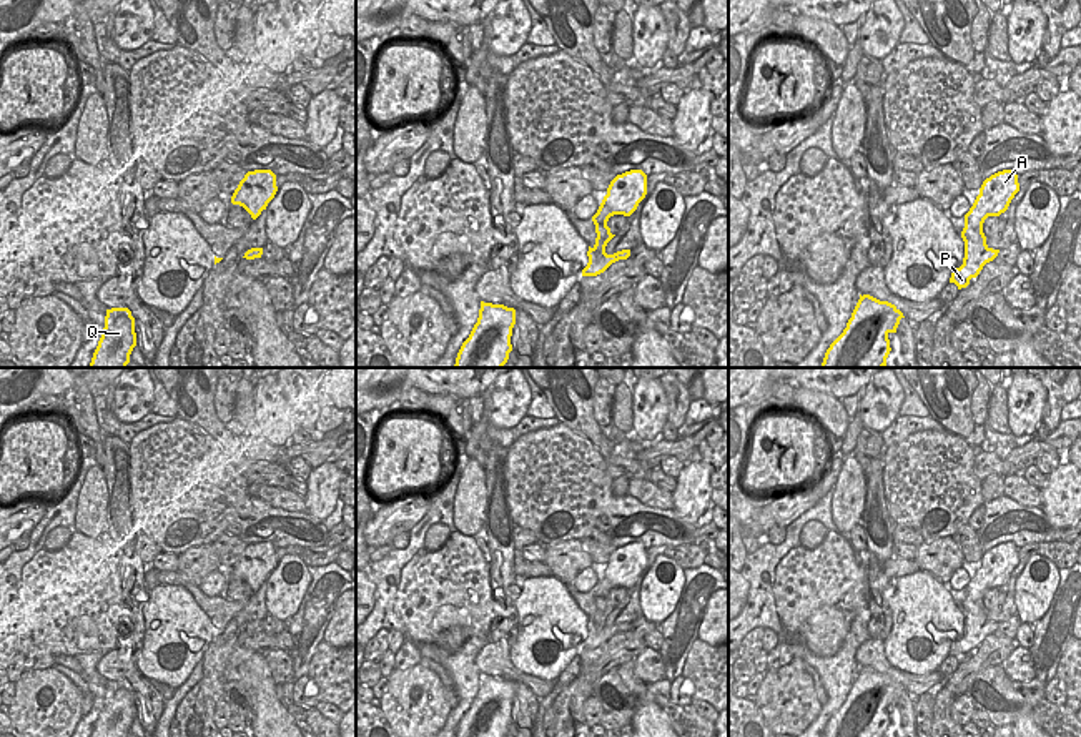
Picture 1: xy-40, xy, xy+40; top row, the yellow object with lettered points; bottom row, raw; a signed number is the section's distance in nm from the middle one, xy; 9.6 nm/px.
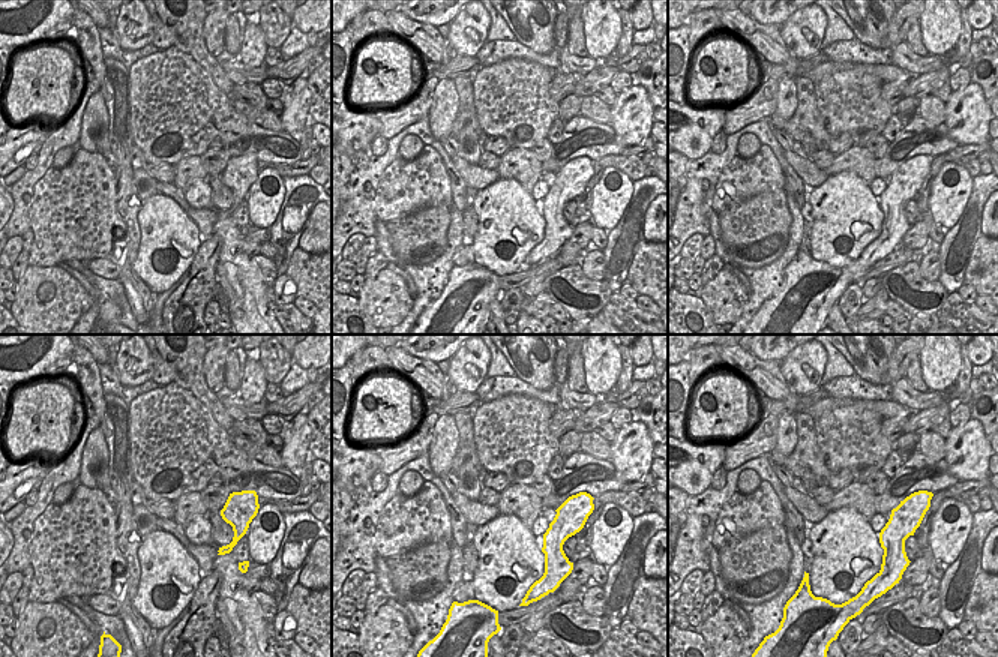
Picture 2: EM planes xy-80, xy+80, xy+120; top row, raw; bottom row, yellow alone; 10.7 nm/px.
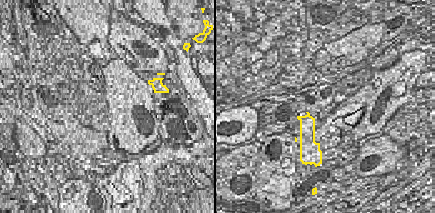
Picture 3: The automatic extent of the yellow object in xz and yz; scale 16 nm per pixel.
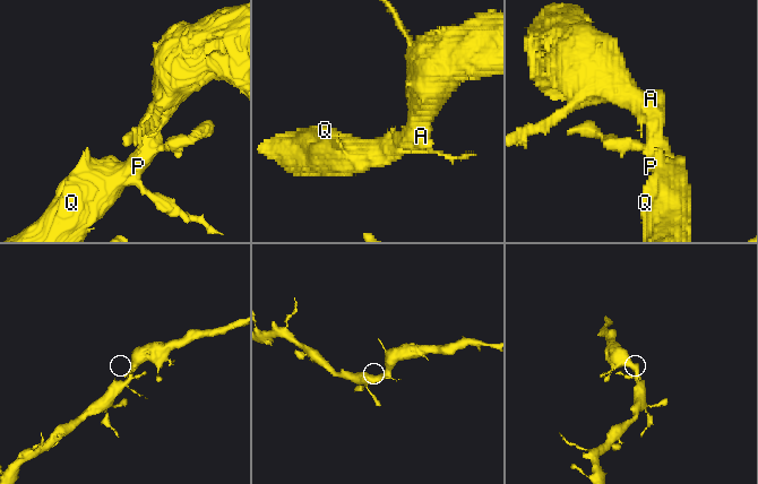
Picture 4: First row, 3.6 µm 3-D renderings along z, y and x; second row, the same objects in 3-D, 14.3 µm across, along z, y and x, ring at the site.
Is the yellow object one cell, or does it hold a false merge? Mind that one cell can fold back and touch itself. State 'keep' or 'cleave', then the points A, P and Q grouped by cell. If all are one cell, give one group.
keep | A P Q

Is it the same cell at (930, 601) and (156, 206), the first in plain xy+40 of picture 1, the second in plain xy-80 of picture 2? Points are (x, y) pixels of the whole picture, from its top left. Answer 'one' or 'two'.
one

